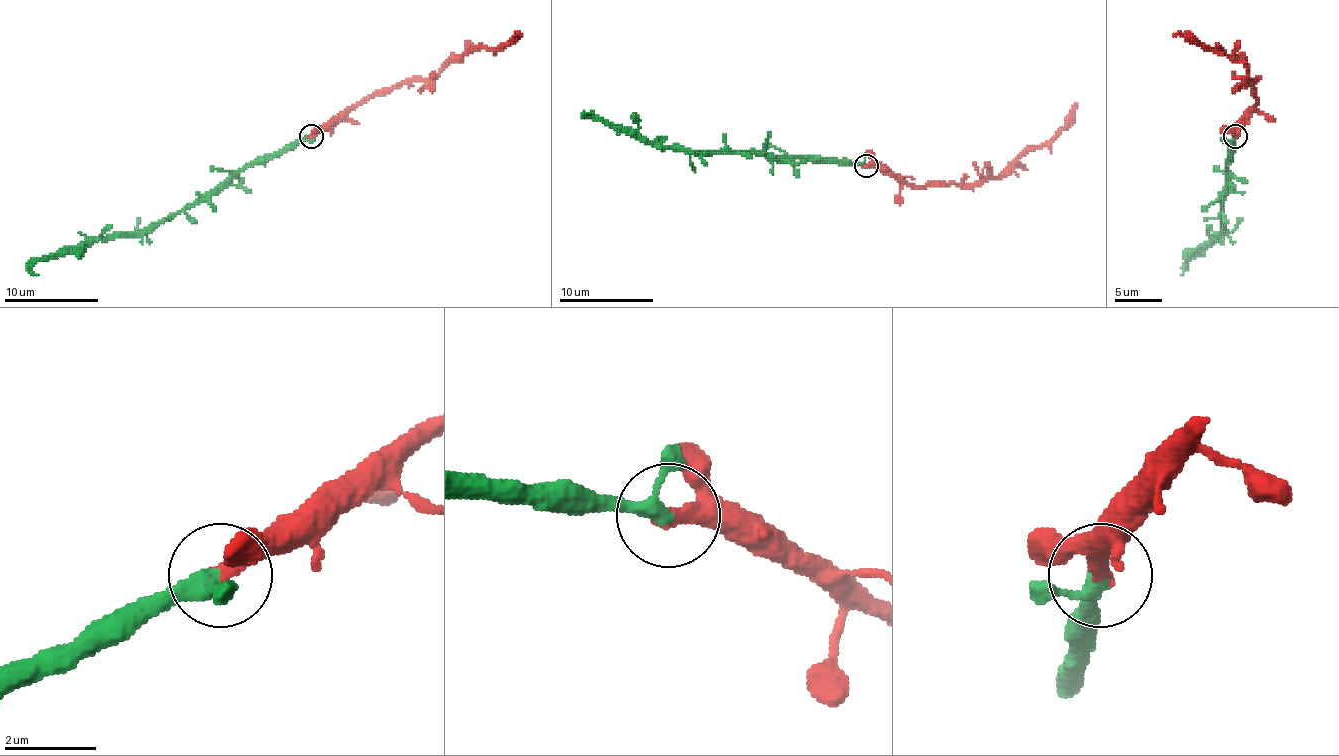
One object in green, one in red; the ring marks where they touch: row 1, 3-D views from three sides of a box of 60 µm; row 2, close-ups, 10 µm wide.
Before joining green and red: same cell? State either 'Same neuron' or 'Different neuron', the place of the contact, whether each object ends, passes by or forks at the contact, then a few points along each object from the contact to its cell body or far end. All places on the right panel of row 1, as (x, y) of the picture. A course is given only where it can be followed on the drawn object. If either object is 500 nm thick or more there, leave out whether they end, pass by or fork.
Same neuron. Place: (1235, 136). At the ring green passes by. At the ring red ends. Course of green: (1235, 135), (1232, 156), (1228, 161), (1228, 187), (1223, 192), (1223, 230), (1183, 267), (1180, 274). Course of red: (1235, 135), (1256, 105), (1249, 69), (1221, 48), (1202, 48), (1178, 34), (1173, 36)

